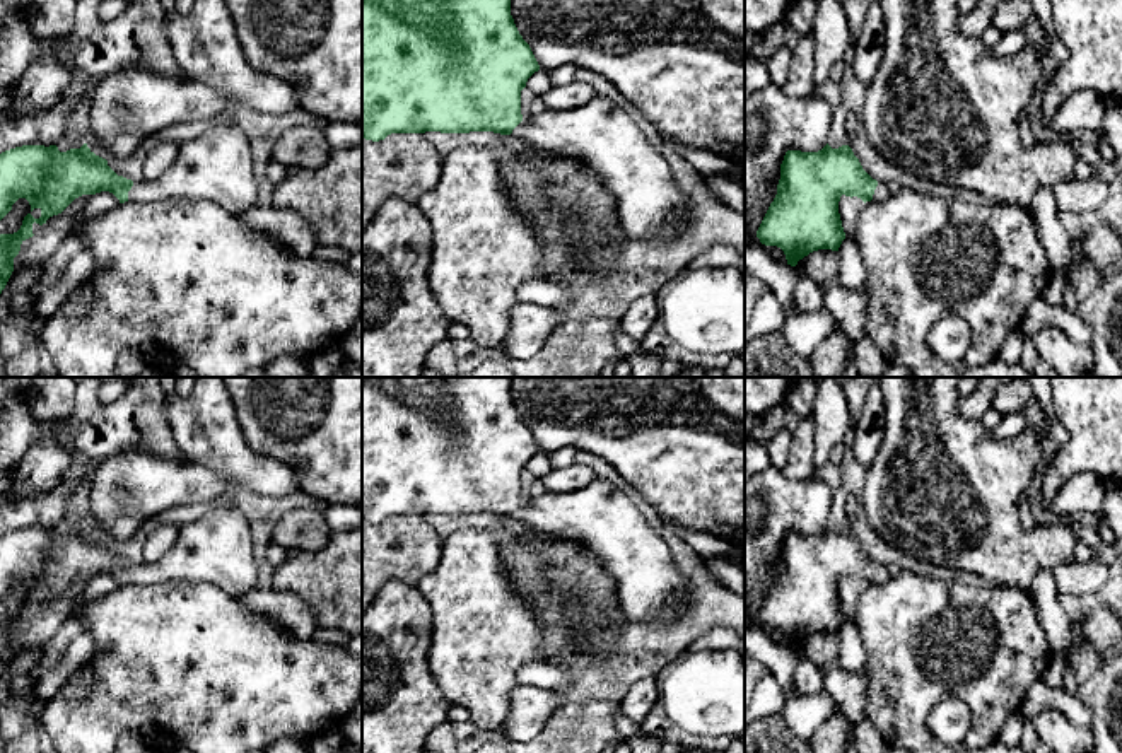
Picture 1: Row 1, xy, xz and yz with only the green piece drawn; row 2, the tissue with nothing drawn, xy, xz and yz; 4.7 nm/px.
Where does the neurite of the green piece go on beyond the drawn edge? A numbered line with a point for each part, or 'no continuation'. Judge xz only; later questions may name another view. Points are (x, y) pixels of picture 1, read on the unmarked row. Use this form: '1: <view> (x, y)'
1: xz (601, 518)

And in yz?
1: yz (882, 574)

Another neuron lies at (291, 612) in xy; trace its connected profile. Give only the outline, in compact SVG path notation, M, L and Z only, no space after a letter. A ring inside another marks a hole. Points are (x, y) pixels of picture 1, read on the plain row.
M253 589L239 598L239 603L256 613L277 620L289 637L297 640L313 639L319 627L313 610L294 592L270 589Z

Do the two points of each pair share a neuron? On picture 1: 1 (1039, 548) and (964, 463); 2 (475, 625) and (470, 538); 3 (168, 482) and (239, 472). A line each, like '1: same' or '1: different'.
1: same
2: same
3: different

